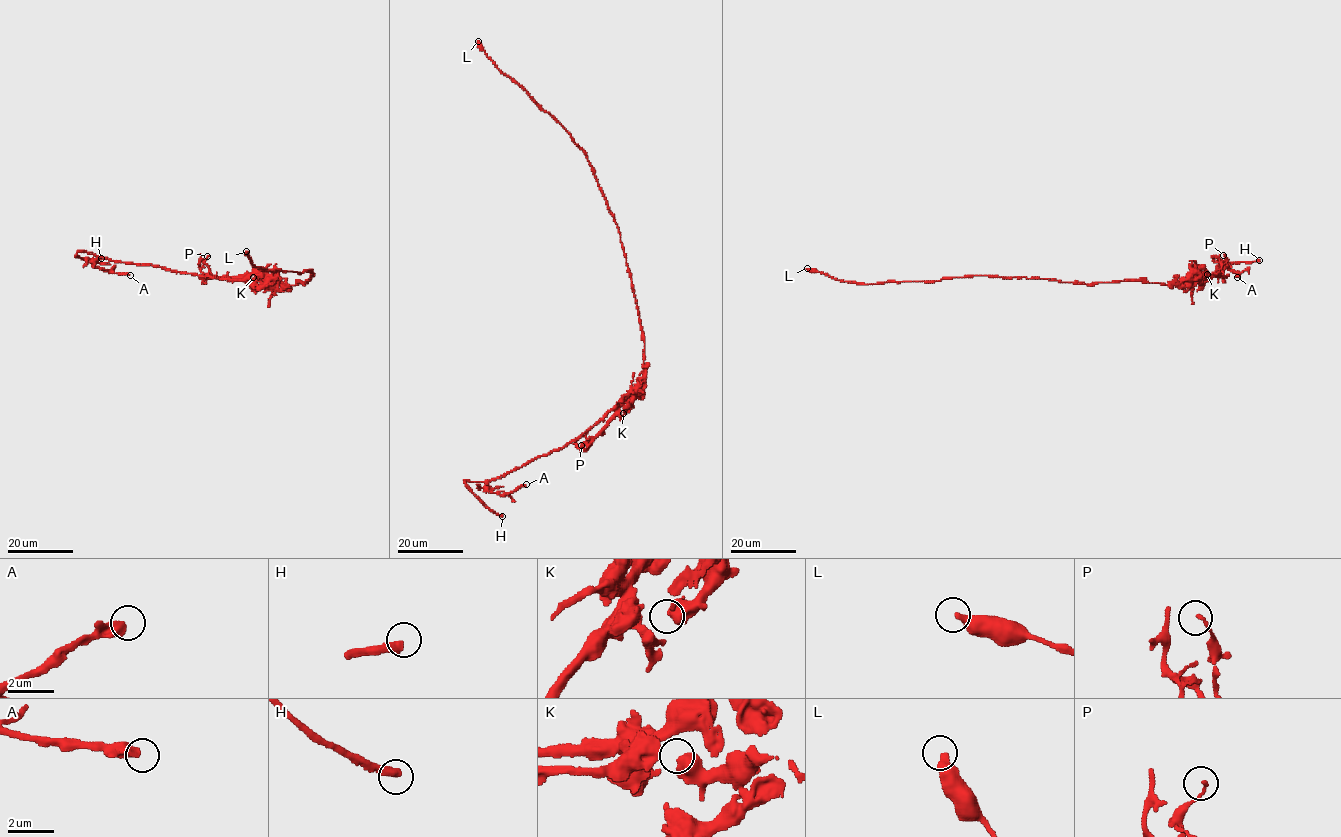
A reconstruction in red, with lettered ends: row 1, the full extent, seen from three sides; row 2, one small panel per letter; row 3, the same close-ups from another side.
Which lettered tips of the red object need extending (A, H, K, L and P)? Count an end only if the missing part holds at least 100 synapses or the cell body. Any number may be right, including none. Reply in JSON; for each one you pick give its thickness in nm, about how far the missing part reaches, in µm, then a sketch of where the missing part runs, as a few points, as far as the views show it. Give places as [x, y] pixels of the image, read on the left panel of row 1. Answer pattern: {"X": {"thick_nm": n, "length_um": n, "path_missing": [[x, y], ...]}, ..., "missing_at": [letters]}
{"H": {"thick_nm": 400, "length_um": 20}, "missing_at": ["H"]}

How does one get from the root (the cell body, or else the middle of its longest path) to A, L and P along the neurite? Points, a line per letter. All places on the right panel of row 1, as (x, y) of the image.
A: (1129, 280), (1180, 288), (1180, 282), (1196, 271), (1199, 278), (1216, 274), (1221, 261), (1239, 273), (1237, 277)
L: (1129, 280), (1085, 284), (1045, 278), (970, 276), (935, 281), (857, 284), (807, 268)
P: (1129, 280), (1161, 282), (1180, 288), (1180, 282), (1196, 271), (1218, 276), (1227, 265), (1223, 255)

